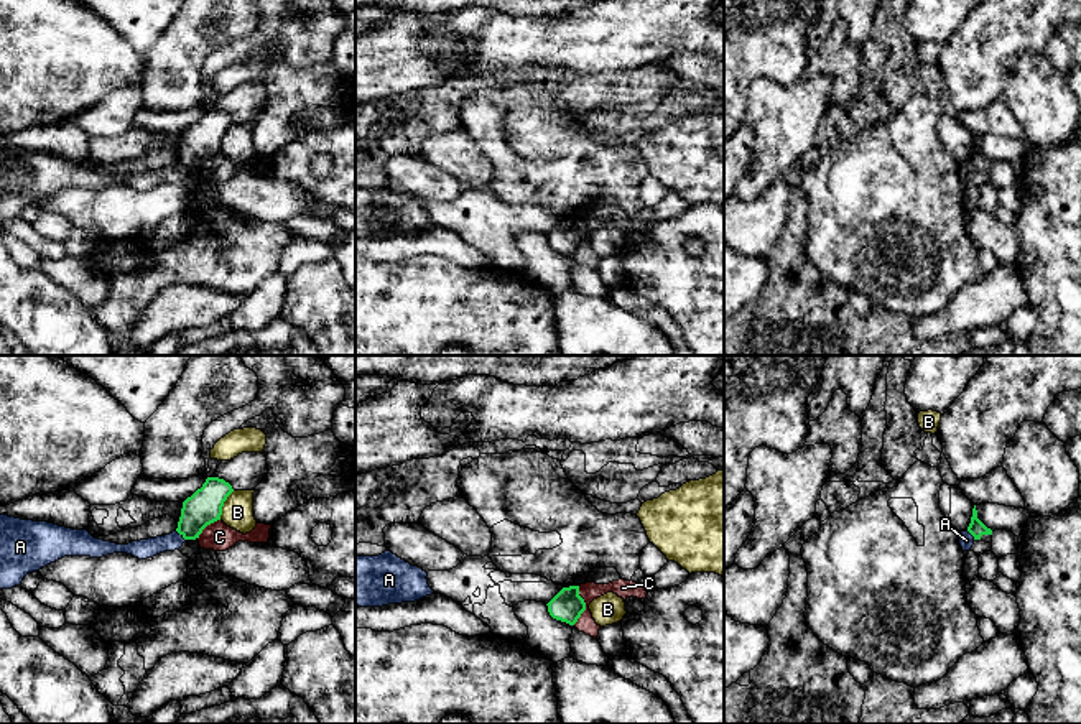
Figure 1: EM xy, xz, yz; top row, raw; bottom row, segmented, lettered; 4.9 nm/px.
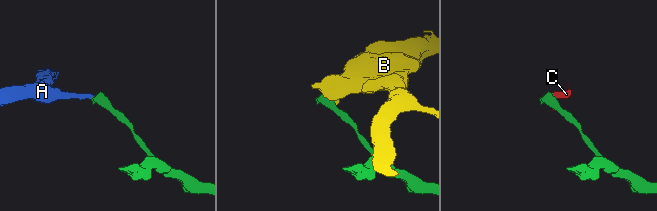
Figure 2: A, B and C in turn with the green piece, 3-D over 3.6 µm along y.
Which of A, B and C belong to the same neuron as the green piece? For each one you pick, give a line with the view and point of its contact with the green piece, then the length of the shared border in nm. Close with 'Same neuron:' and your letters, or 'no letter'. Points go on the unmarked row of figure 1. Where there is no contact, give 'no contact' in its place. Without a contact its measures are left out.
Same neuron: no letter

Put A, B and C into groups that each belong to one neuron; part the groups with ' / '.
A / B / C

